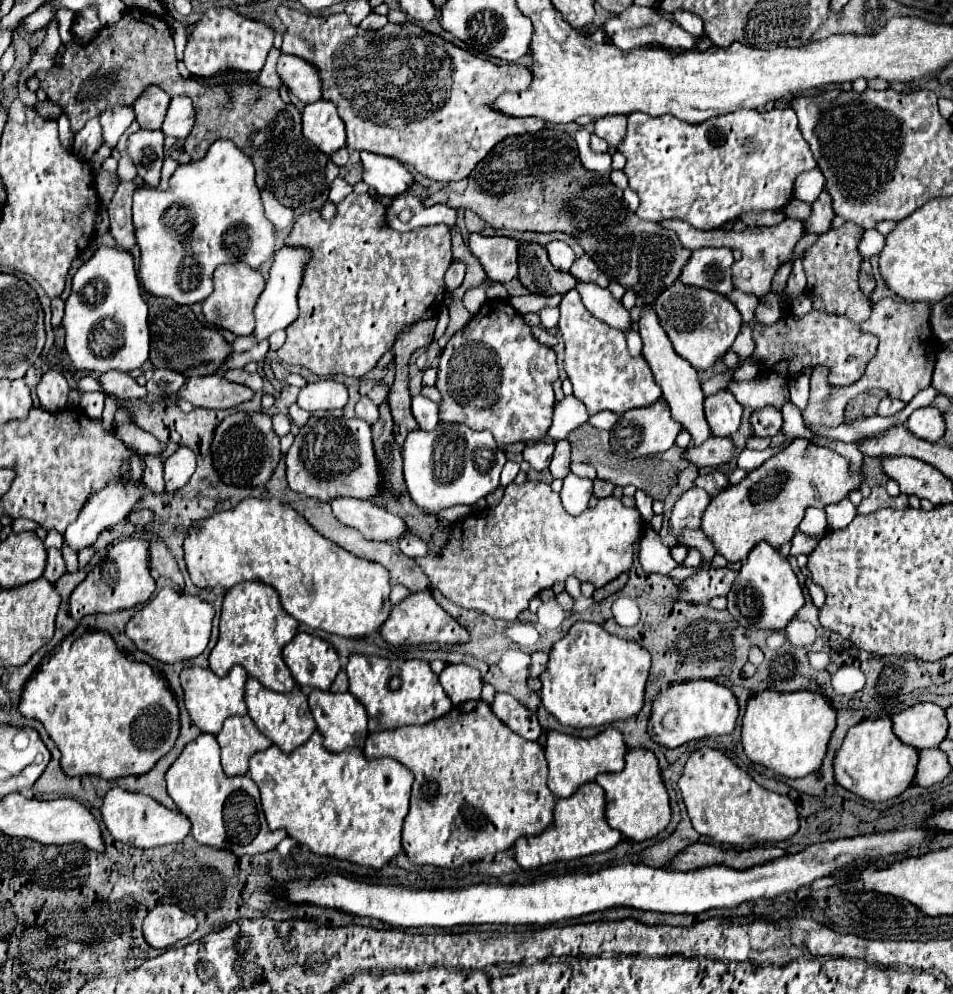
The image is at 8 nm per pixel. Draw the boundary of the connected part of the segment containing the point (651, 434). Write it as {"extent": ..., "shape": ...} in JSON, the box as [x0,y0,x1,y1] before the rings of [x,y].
{"extent":[611,400,681,458],"shape":[[[663,400],[639,410],[631,410],[619,416],[617,426],[611,430],[611,444],[613,452],[621,458],[635,458],[635,456],[651,456],[669,450],[675,444],[675,438],[681,430],[681,424],[675,422],[669,414],[669,408]]]}

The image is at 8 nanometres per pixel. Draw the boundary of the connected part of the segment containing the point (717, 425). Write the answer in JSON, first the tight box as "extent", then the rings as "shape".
{"extent":[705,390,741,436],"shape":[[[719,390],[705,398],[705,416],[713,436],[731,436],[741,424],[741,404],[727,390]]]}

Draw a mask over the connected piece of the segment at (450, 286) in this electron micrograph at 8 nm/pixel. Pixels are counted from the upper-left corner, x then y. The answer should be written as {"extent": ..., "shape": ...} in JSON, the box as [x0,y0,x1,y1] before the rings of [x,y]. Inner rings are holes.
{"extent":[445,262,465,292],"shape":[[[453,262],[445,274],[445,290],[447,292],[453,292],[455,288],[461,286],[463,282],[463,276],[465,276],[465,264],[463,262]]]}

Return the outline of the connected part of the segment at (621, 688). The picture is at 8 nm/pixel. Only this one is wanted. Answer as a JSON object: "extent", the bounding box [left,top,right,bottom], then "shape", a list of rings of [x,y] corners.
{"extent":[541,622,651,728],"shape":[[[575,622],[549,654],[547,670],[541,674],[541,702],[551,716],[555,716],[563,726],[569,728],[595,728],[611,724],[615,720],[625,720],[637,716],[643,708],[649,668],[651,656],[637,642],[621,640],[593,622]]]}

